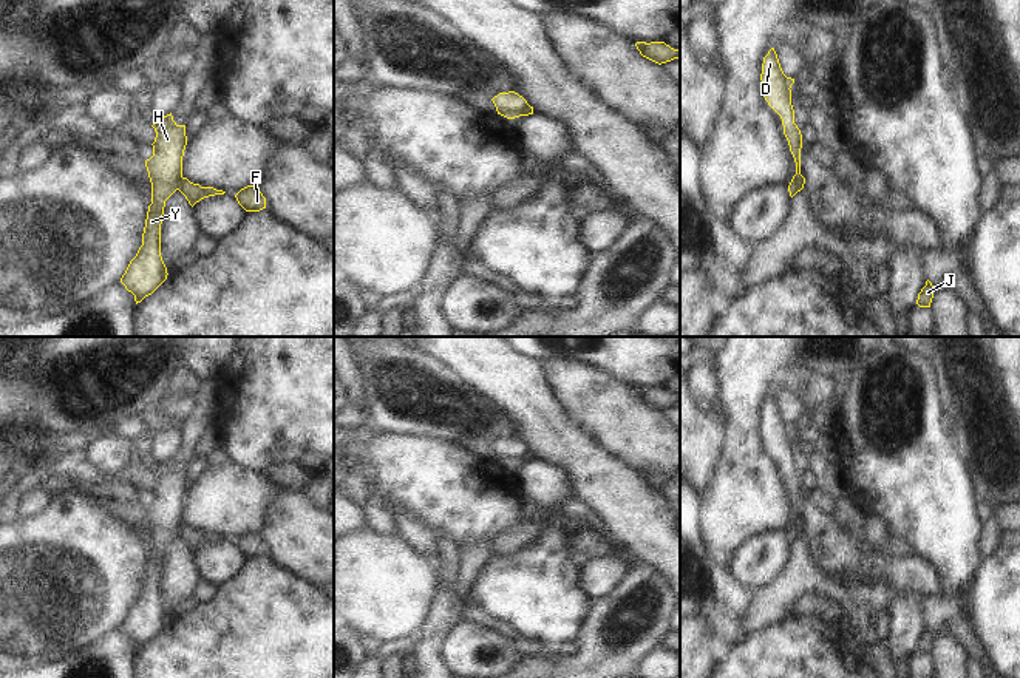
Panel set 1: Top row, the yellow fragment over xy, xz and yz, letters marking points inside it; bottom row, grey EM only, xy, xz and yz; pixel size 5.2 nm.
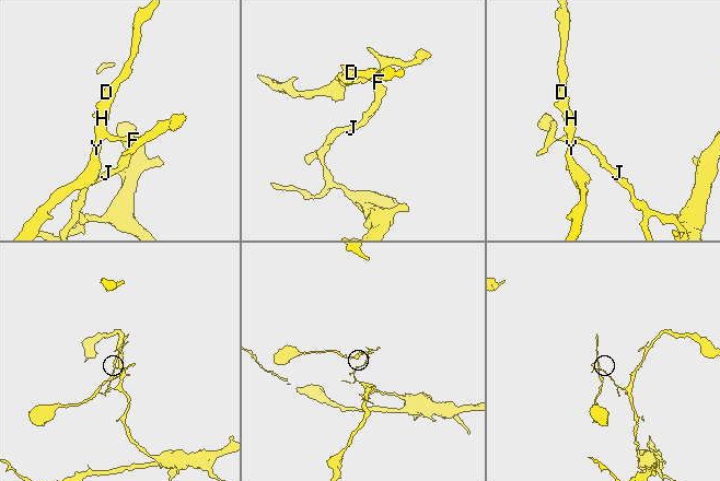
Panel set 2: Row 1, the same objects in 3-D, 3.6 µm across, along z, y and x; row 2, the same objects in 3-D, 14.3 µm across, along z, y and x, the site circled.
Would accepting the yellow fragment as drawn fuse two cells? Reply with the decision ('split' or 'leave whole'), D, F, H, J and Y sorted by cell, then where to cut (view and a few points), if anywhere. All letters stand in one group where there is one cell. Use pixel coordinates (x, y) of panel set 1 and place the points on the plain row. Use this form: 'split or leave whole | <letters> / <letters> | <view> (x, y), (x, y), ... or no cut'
split | D H Y / F J | xy (181, 521), (178, 535)

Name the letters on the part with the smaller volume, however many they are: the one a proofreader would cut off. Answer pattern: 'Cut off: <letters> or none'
Cut off: D, H, Y

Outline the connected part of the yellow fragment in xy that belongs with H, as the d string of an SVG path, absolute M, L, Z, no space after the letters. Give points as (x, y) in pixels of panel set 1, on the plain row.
M172 459L156 462L151 473L156 477L151 490L153 502L145 507L151 528L151 550L147 558L142 592L121 624L125 635L134 641L136 650L151 641L168 621L161 602L161 570L165 547L179 536L187 491L185 471L178 471Z

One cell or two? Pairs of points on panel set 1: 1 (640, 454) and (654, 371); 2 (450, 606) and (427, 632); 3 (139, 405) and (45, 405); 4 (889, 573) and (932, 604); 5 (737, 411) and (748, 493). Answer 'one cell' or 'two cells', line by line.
1: two cells
2: one cell
3: one cell
4: two cells
5: one cell

